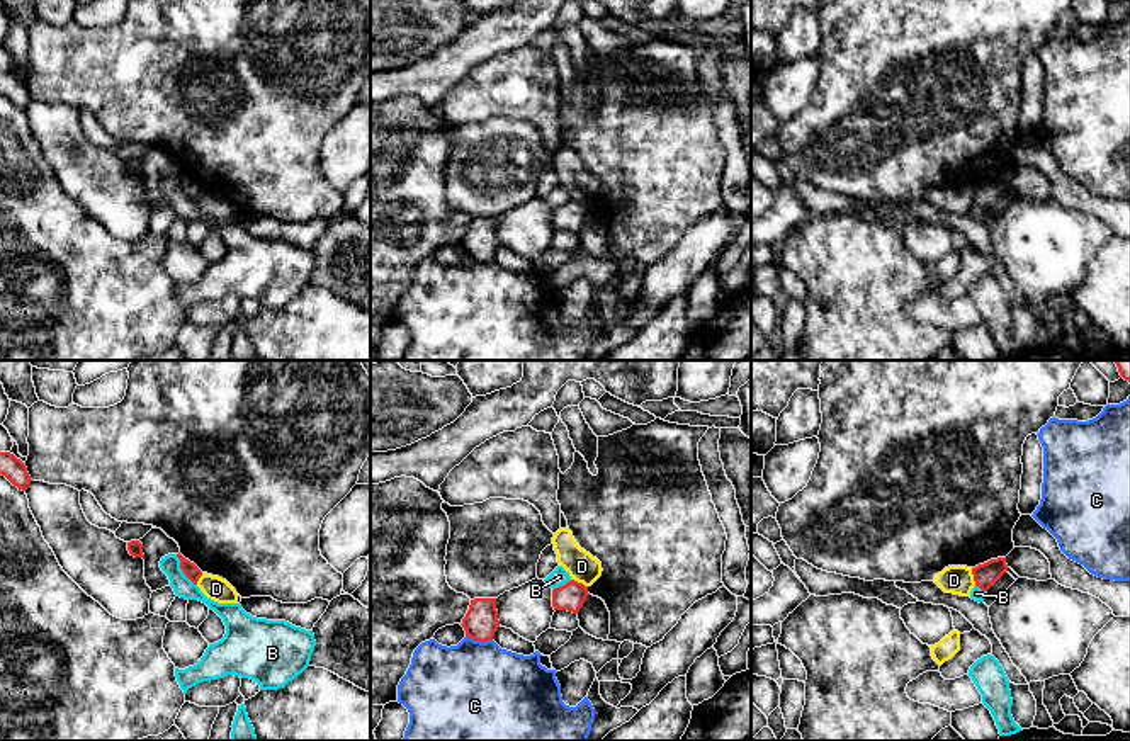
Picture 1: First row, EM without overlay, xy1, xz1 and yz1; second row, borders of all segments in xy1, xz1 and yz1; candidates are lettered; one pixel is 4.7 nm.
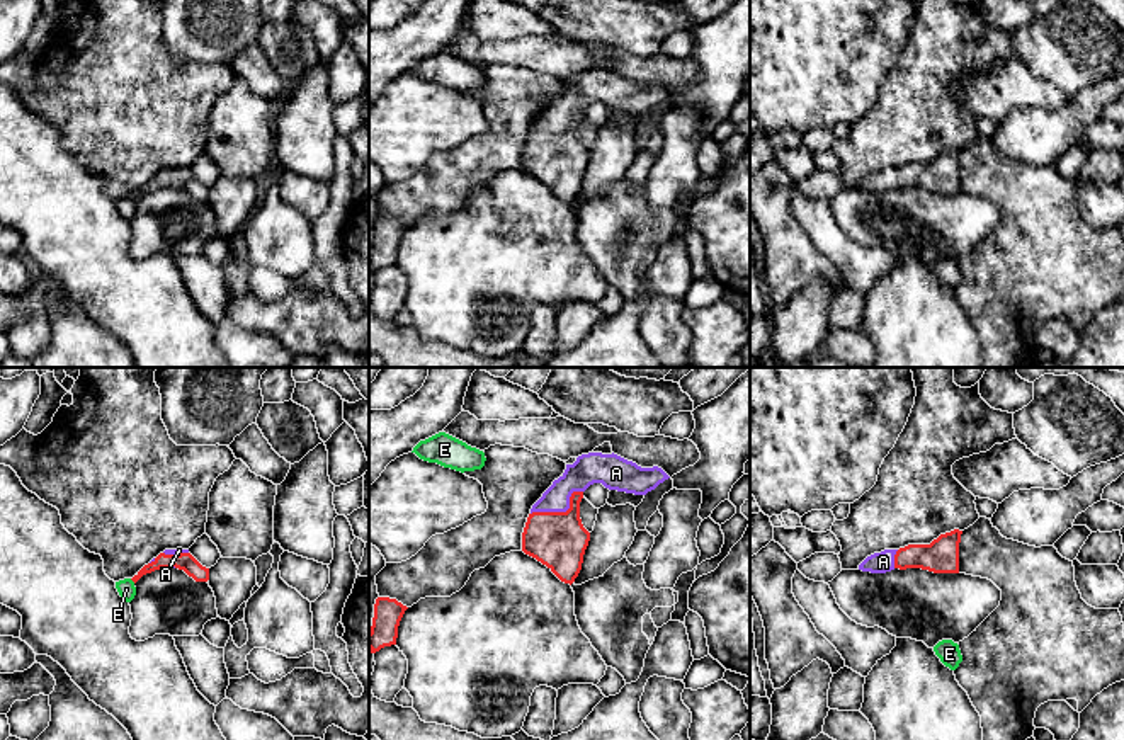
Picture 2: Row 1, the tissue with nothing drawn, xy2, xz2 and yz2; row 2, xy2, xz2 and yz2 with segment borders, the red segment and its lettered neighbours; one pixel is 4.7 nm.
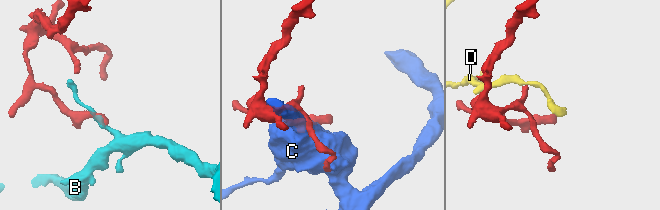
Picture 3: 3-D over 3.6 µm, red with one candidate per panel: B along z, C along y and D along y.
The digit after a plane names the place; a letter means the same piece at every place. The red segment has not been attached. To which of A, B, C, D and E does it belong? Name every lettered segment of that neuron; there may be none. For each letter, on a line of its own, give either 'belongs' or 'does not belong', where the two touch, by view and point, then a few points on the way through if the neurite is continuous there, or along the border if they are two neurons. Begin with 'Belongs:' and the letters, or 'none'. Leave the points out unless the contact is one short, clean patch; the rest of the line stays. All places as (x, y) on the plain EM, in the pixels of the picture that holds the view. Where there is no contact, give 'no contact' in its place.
Belongs: A
A: belongs; meets red in xz2 at (562, 131); runs through xz2 (558, 159), (562, 131), (563, 114), (590, 87)
B: does not belong; meets red in xy1 at (180, 187); border along xy1 (175, 174), (180, 189), (196, 204)
C: does not belong; meets red in xz1 at (480, 259)
D: does not belong; meets red in yz1 at (974, 196); border along yz1 (971, 187), (976, 204)
E: does not belong; meets red in xy2 at (133, 199); border along xy2 (130, 198), (135, 201)

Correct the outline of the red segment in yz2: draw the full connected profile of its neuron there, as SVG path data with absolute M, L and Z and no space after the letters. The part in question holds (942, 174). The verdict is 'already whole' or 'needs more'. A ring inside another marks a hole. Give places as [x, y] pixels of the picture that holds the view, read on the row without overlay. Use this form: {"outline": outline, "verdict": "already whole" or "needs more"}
{"outline": "M962 150L940 153L930 163L908 163L900 168L884 168L867 175L859 189L886 192L894 187L922 187L934 192L959 192L959 162Z", "verdict": "needs more"}

